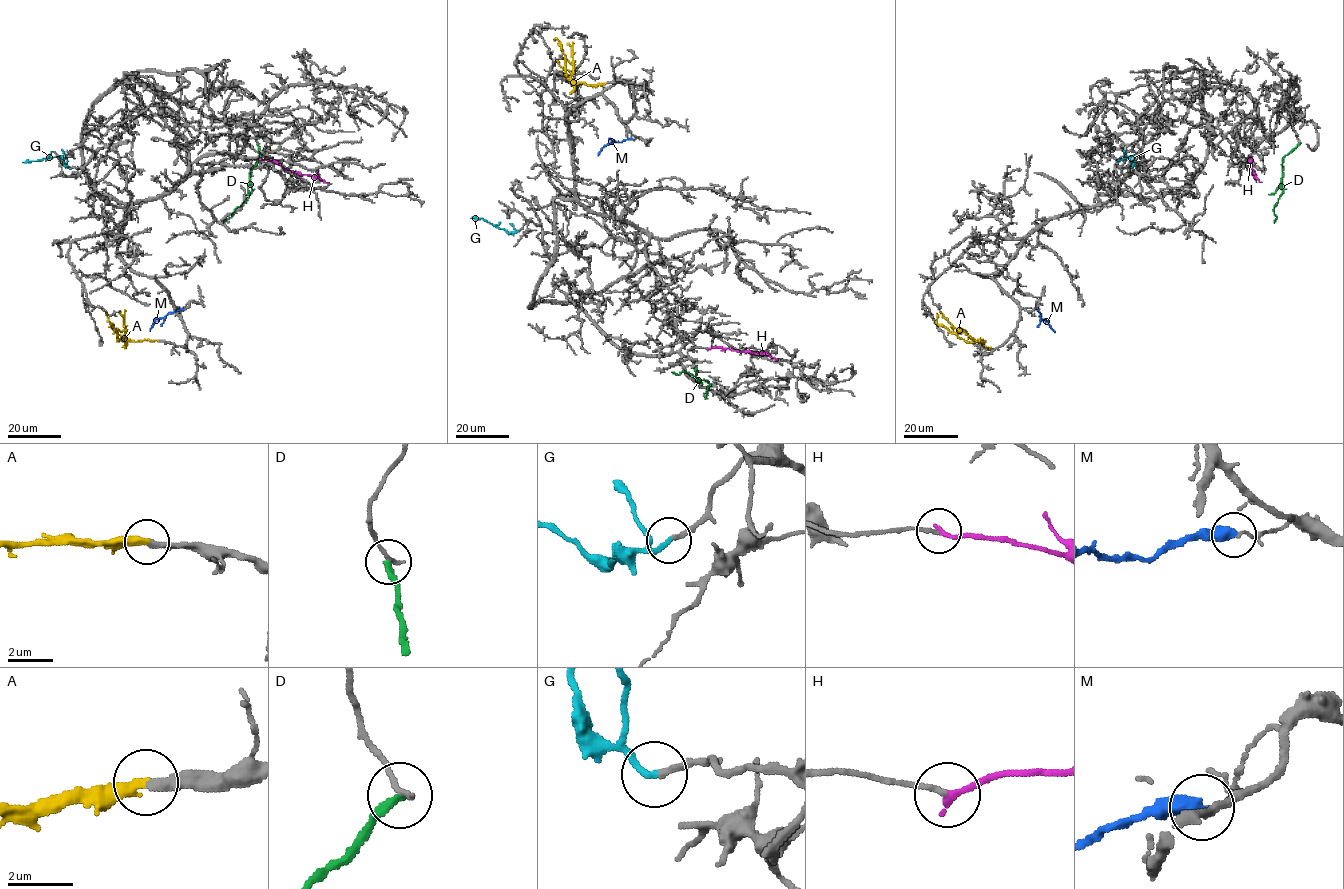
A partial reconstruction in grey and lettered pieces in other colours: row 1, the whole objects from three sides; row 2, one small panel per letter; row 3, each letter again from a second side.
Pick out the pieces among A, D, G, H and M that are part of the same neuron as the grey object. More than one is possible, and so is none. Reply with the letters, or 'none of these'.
A, G, H

